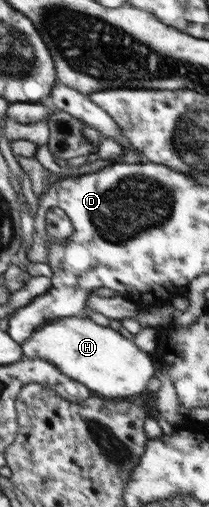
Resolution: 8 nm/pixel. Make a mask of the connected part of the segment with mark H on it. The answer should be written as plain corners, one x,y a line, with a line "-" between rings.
86,316
54,320
36,330
34,336
20,346
24,357
46,360
90,391
108,398
130,397
146,392
146,386
154,374
150,354
142,351
135,342
124,338
118,330
100,326

